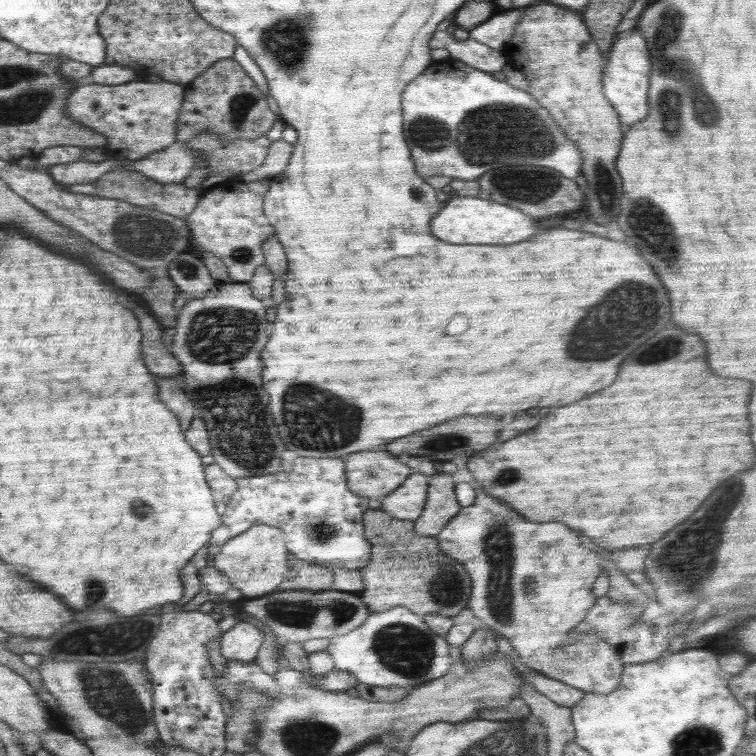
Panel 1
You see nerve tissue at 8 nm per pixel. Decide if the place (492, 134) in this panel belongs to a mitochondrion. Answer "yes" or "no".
yes

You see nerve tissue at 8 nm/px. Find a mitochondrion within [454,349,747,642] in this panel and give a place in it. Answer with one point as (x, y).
(686, 562)

